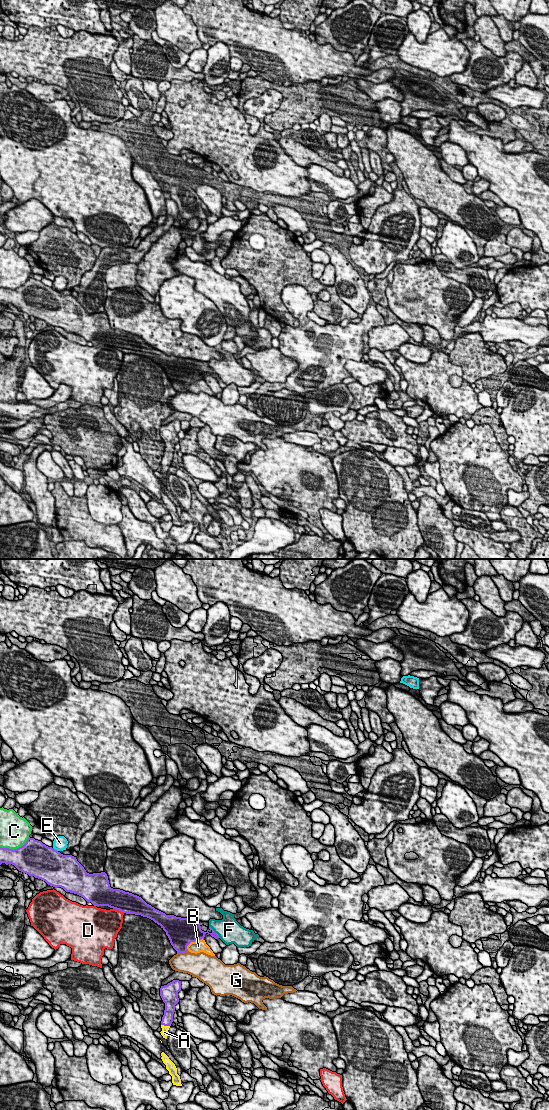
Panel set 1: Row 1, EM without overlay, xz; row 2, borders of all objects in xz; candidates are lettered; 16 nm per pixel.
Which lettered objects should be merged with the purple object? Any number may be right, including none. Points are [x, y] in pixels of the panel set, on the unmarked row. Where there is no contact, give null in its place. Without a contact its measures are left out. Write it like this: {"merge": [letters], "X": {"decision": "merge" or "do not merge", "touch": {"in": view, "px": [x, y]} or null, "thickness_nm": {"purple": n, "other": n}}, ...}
{"merge": ["A"], "A": {"decision": "merge", "touch": {"in": "xz", "px": [165, 465]}, "thickness_nm": {"purple": 190, "other": 120}}, "B": {"decision": "do not merge", "touch": {"in": "xz", "px": [193, 381]}, "thickness_nm": {"purple": 460, "other": 190}}, "C": {"decision": "do not merge", "touch": {"in": "xz", "px": [15, 289]}, "thickness_nm": {"purple": 440, "other": 440}}, "D": {"decision": "do not merge", "touch": {"in": "xz", "px": [118, 349]}, "thickness_nm": {"purple": 340, "other": 380}}, "E": {"decision": "do not merge", "touch": {"in": "xz", "px": [54, 289]}, "thickness_nm": {"purple": 500, "other": 220}}, "F": {"decision": "do not merge", "touch": {"in": "xz", "px": [214, 372]}, "thickness_nm": {"purple": 160, "other": 380}}, "G": {"decision": "do not merge", "touch": {"in": "xz", "px": [182, 392]}, "thickness_nm": {"purple": 360, "other": 340}}}

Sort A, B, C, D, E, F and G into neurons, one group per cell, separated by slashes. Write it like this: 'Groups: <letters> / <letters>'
Groups: A / B / C / D / E / F / G

